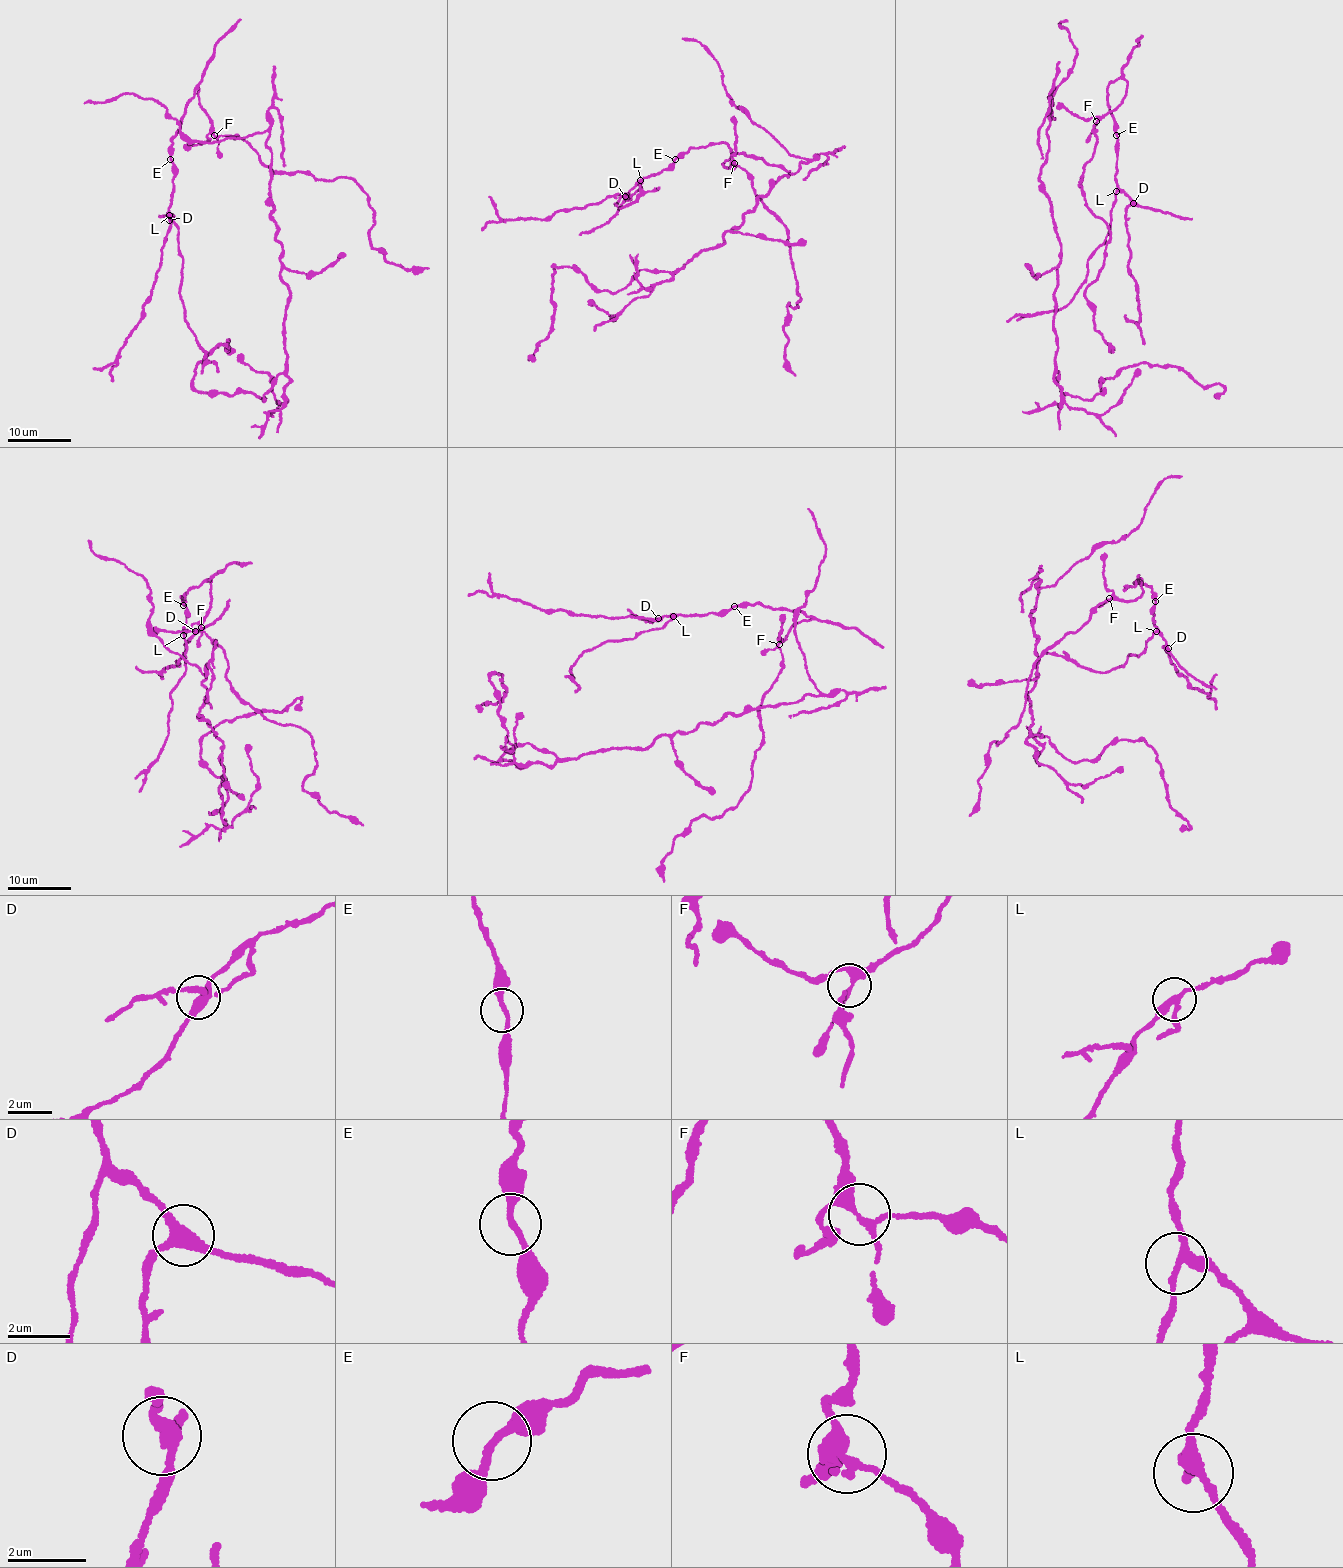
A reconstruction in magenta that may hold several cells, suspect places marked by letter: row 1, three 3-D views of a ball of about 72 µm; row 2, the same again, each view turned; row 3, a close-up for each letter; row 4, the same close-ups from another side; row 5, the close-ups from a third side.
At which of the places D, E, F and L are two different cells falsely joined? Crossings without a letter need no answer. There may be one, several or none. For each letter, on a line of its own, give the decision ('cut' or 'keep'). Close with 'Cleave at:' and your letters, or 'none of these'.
D: keep
E: keep
F: keep
L: keep
Cleave at: none of these

